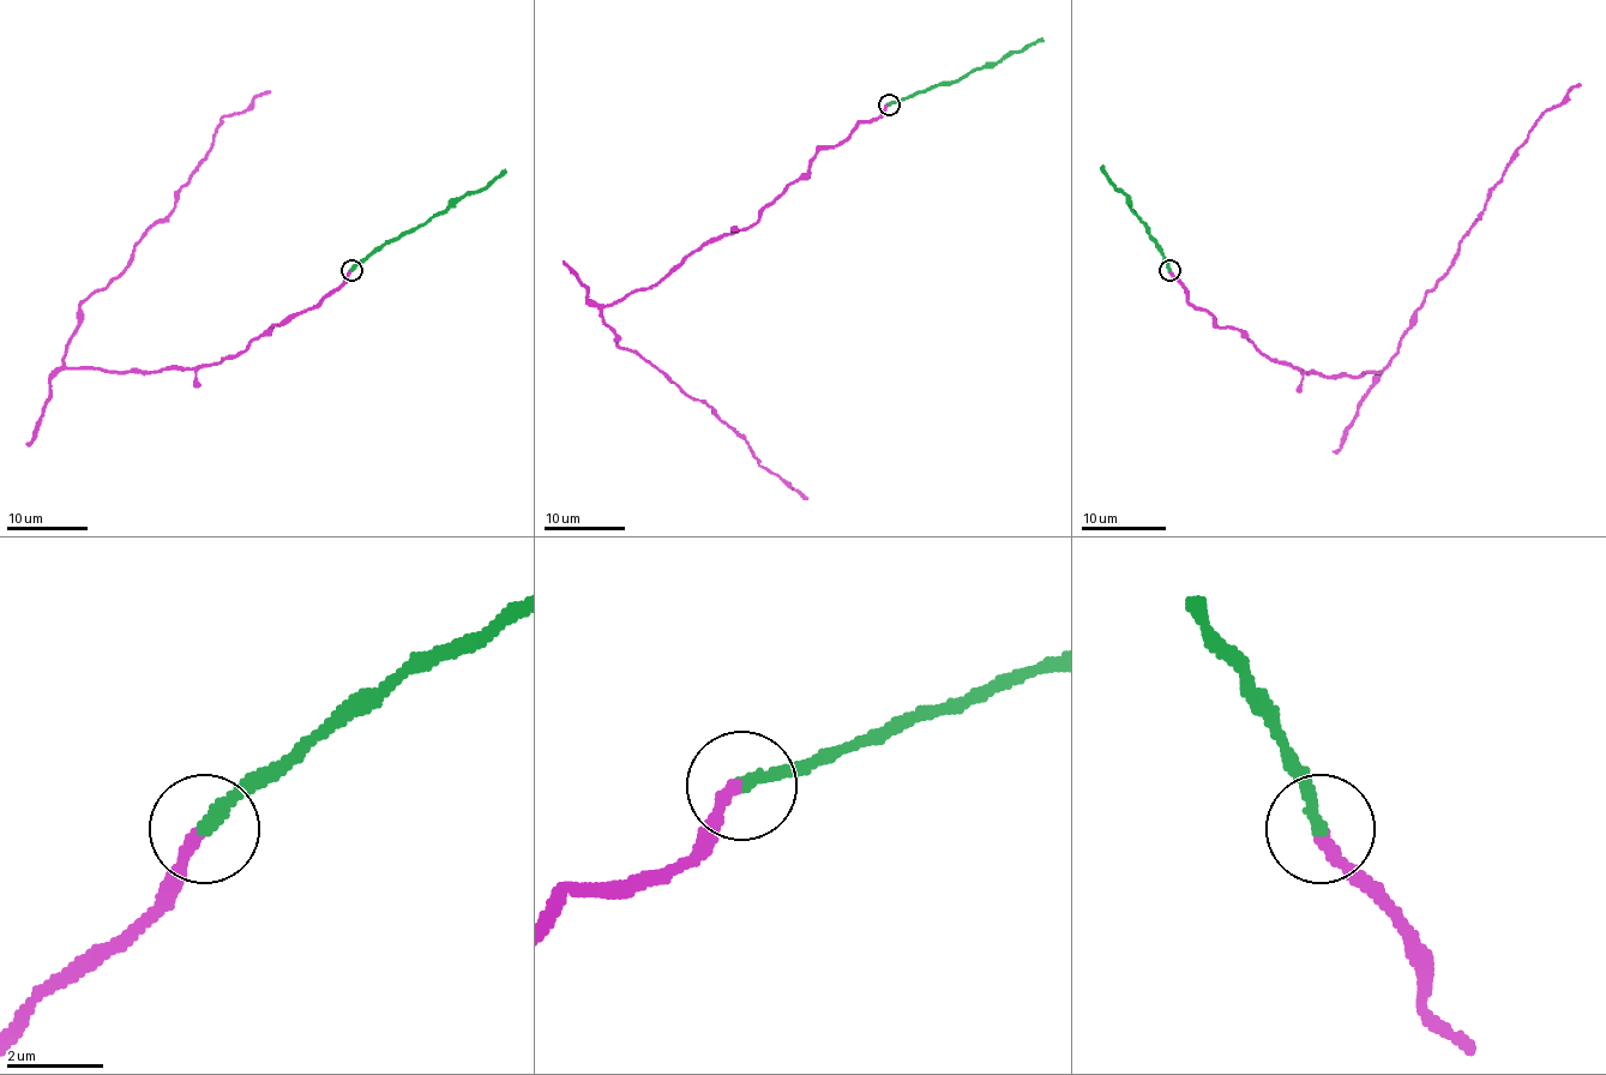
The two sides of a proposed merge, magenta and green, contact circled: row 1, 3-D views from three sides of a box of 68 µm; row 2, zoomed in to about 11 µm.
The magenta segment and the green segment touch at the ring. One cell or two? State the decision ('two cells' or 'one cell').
one cell

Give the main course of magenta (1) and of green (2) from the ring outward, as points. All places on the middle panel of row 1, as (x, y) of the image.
1: (888, 104), (825, 145), (752, 224), (601, 308), (615, 342), (714, 409), (806, 499)
2: (888, 104), (943, 82), (957, 82), (978, 68), (992, 68), (999, 60), (1042, 40)

